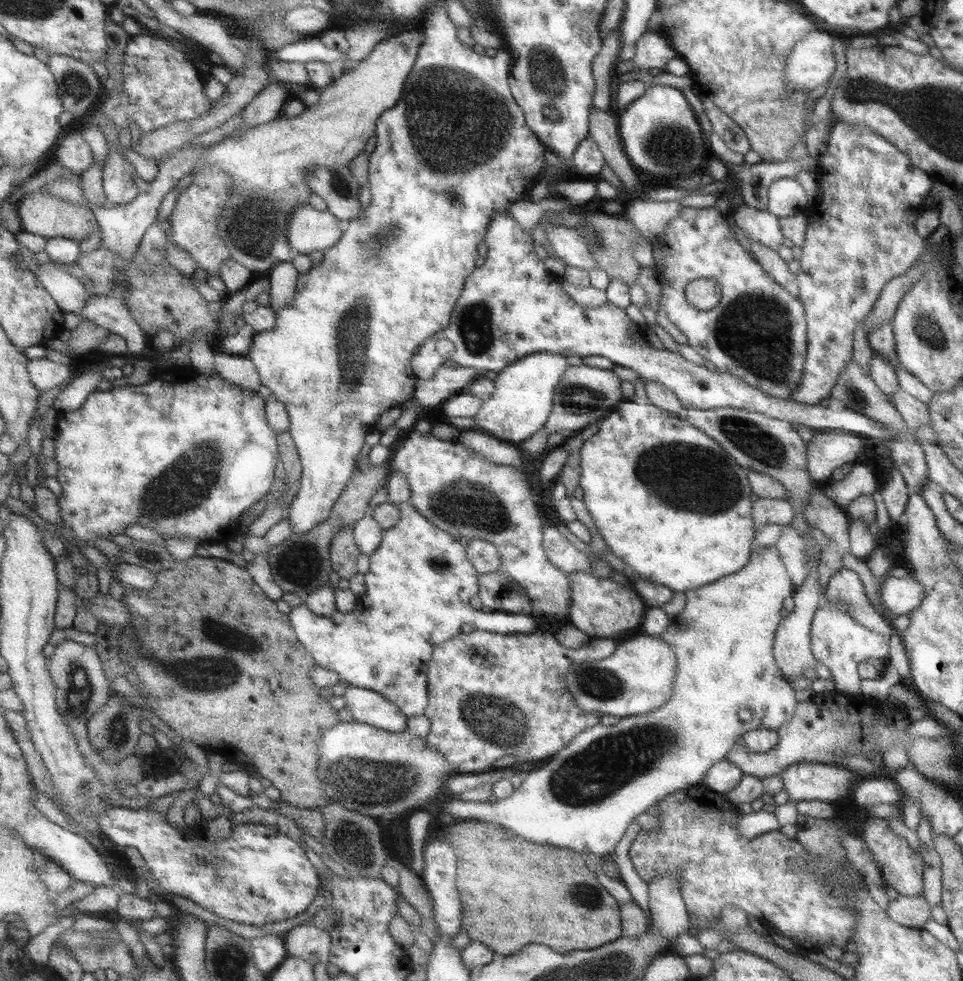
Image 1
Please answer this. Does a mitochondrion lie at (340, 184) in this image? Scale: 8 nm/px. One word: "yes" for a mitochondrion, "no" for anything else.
yes

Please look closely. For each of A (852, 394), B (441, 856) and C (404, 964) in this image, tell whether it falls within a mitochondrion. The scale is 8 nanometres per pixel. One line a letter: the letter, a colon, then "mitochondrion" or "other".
A: mitochondrion
B: other
C: other

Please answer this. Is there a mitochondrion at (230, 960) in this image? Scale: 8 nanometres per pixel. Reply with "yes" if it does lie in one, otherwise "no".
yes

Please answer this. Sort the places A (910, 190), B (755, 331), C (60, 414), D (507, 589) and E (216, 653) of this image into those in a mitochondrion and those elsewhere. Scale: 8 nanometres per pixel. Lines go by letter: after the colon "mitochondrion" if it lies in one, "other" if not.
A: other
B: mitochondrion
C: other
D: mitochondrion
E: mitochondrion

